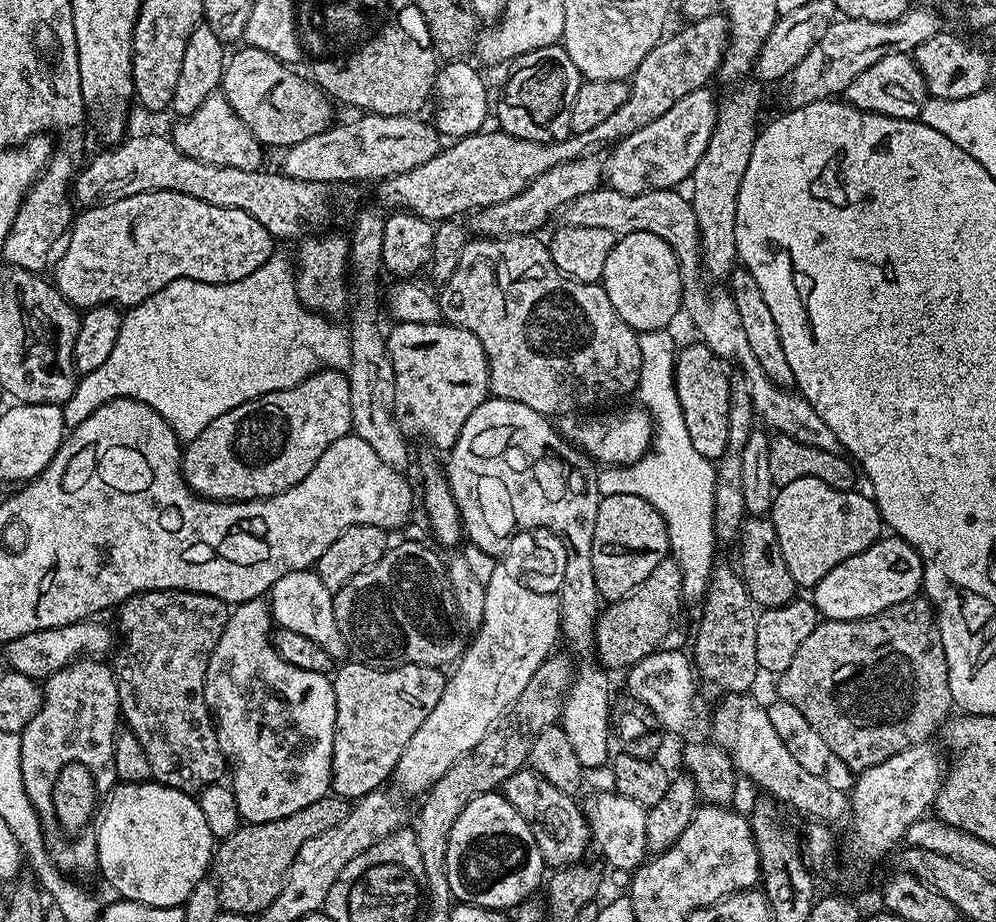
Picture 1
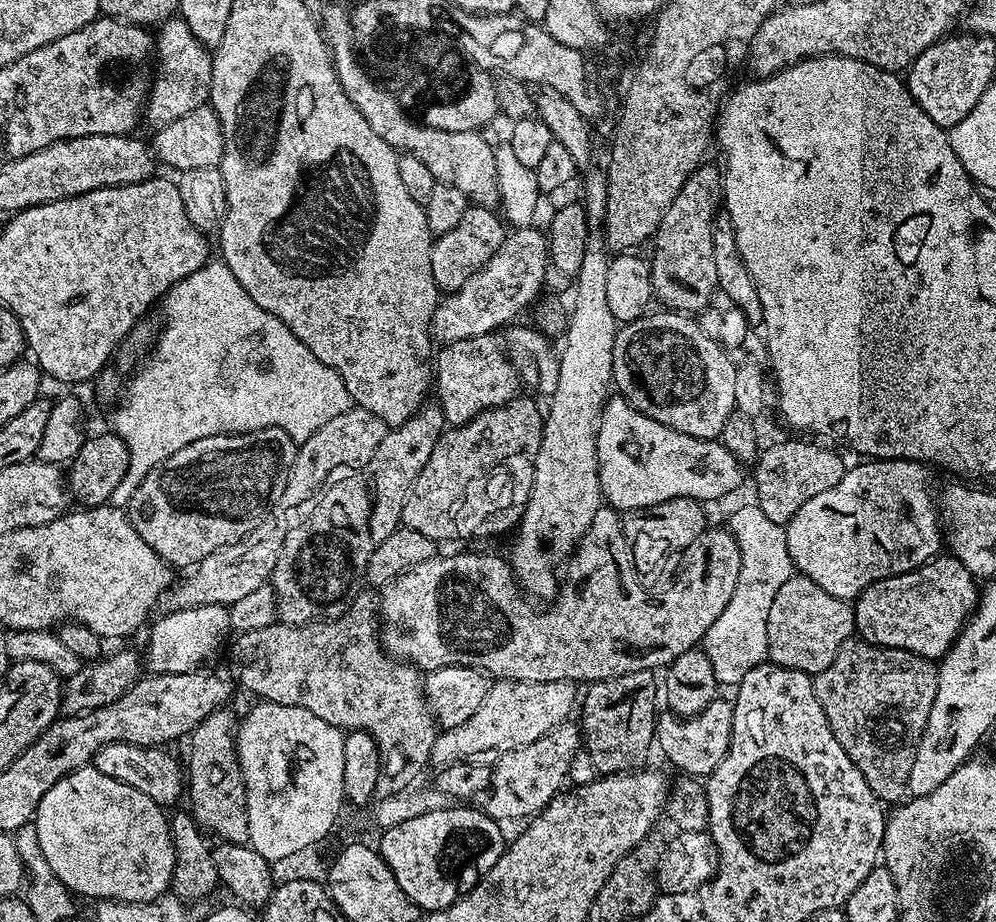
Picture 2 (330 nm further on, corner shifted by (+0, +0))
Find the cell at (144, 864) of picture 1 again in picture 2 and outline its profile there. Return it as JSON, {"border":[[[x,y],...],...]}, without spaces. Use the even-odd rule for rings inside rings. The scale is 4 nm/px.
{"border":[[[95,766],[79,768],[68,776],[63,776],[44,797],[40,799],[40,805],[35,810],[36,823],[38,822],[38,834],[44,842],[42,850],[49,860],[49,867],[53,875],[63,881],[67,887],[76,894],[81,892],[84,896],[96,896],[97,901],[101,900],[125,900],[135,904],[149,904],[152,900],[159,900],[161,896],[169,891],[172,882],[172,872],[176,869],[176,846],[172,841],[172,825],[170,816],[161,805],[154,802],[142,790],[134,790],[134,786],[126,786],[126,782],[118,782],[106,774],[102,774]]]}

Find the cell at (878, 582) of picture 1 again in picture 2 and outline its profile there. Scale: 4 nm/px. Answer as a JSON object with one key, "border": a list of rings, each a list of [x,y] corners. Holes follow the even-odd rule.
{"border":[[[940,554],[928,560],[921,568],[897,576],[883,576],[881,580],[874,581],[865,592],[861,592],[854,604],[859,635],[864,638],[871,637],[875,643],[882,644],[885,648],[909,648],[920,656],[943,657],[955,645],[960,629],[978,604],[977,577],[958,557],[953,554],[944,555]]]}

